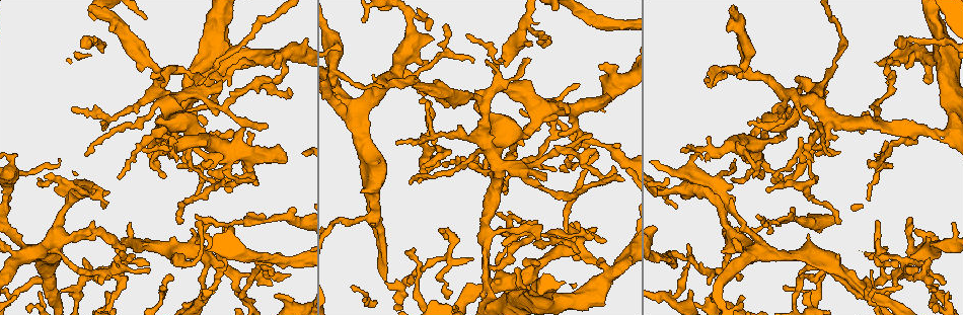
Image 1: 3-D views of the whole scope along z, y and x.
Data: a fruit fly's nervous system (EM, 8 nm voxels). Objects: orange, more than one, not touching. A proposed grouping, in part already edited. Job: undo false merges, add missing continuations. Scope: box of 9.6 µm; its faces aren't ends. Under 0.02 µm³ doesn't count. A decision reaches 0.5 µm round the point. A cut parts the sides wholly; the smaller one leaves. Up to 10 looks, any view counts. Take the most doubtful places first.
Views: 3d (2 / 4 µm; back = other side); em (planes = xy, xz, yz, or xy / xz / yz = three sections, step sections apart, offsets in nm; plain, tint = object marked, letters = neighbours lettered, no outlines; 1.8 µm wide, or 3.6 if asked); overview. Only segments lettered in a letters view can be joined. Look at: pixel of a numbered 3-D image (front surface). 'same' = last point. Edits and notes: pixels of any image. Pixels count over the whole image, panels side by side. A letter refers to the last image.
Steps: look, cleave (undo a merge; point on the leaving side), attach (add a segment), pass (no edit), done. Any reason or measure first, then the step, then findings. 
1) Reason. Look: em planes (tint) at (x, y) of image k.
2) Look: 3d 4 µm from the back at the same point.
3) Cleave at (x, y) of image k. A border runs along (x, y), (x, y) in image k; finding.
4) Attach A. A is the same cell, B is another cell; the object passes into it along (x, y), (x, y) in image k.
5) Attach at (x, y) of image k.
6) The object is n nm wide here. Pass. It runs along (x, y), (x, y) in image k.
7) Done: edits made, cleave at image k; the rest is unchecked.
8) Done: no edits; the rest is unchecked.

Arms part here. Look: 3d 4 µm at (48, 283) of image 1.

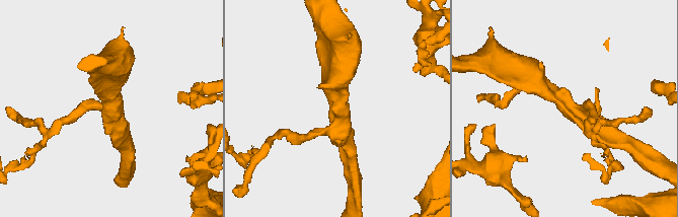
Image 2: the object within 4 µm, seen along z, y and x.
Now the EM. Look: em planes (letters) at (341, 122) of image 2.

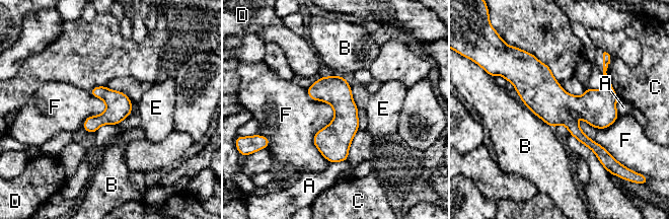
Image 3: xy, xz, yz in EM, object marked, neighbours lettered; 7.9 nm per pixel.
Pass. A, B, C, D, E and F are other cells; it runs along (531, 57), (536, 86), (601, 155) in image 3; all the same cell.

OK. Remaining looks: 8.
End of a long branch. Look: 3d 2 µm at (428, 178) of image 1.

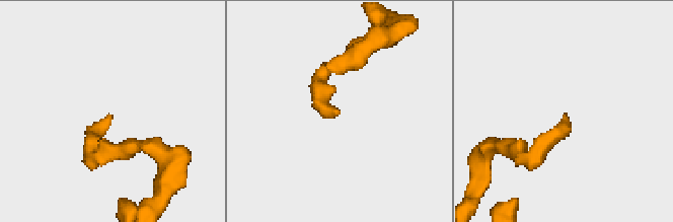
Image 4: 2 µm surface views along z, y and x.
Look: em xz step 16 (letters) at (564, 115) of image 4.

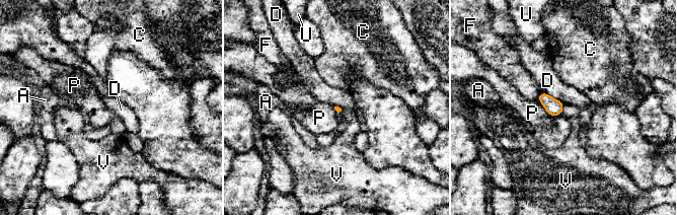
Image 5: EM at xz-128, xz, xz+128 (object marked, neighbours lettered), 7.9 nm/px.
Pass. A, C, D, F, P, U and V are other cells; a border runs along (540, 91), (546, 92), (563, 104) in image 5; no lettered segment goes on from it.

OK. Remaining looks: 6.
Branch stops here. Look: em planes (letters) at (930, 290) of image 1.

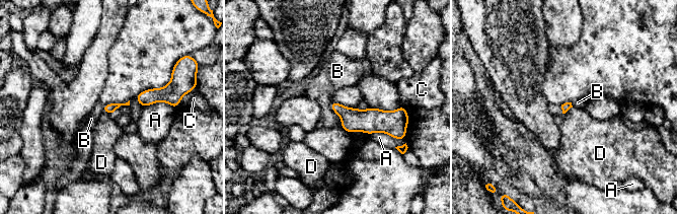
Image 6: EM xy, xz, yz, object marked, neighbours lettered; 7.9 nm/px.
Pass. A, B, C and D are other cells; it runs along (332, 104), (352, 119), (398, 112) in image 6; none of them fits.

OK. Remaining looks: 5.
Arms part here. Look: em 3.6 µm yz step 4 (tint) at (888, 295) of image 1.

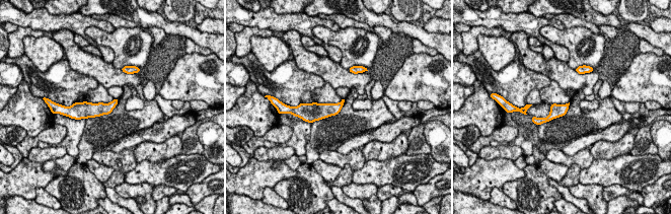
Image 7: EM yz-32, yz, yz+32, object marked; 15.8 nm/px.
Look: em 3.6 µm planes (letters) at the same point.

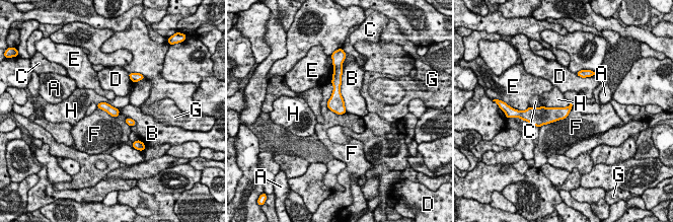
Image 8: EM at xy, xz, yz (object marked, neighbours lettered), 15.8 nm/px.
Pass. A, B, C, D, E, F, G and H are other cells; a border runs along (330, 83), (327, 107), (343, 115) in image 8; all the same cell.

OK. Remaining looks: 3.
Done: no edits; the rest is unchecked.

